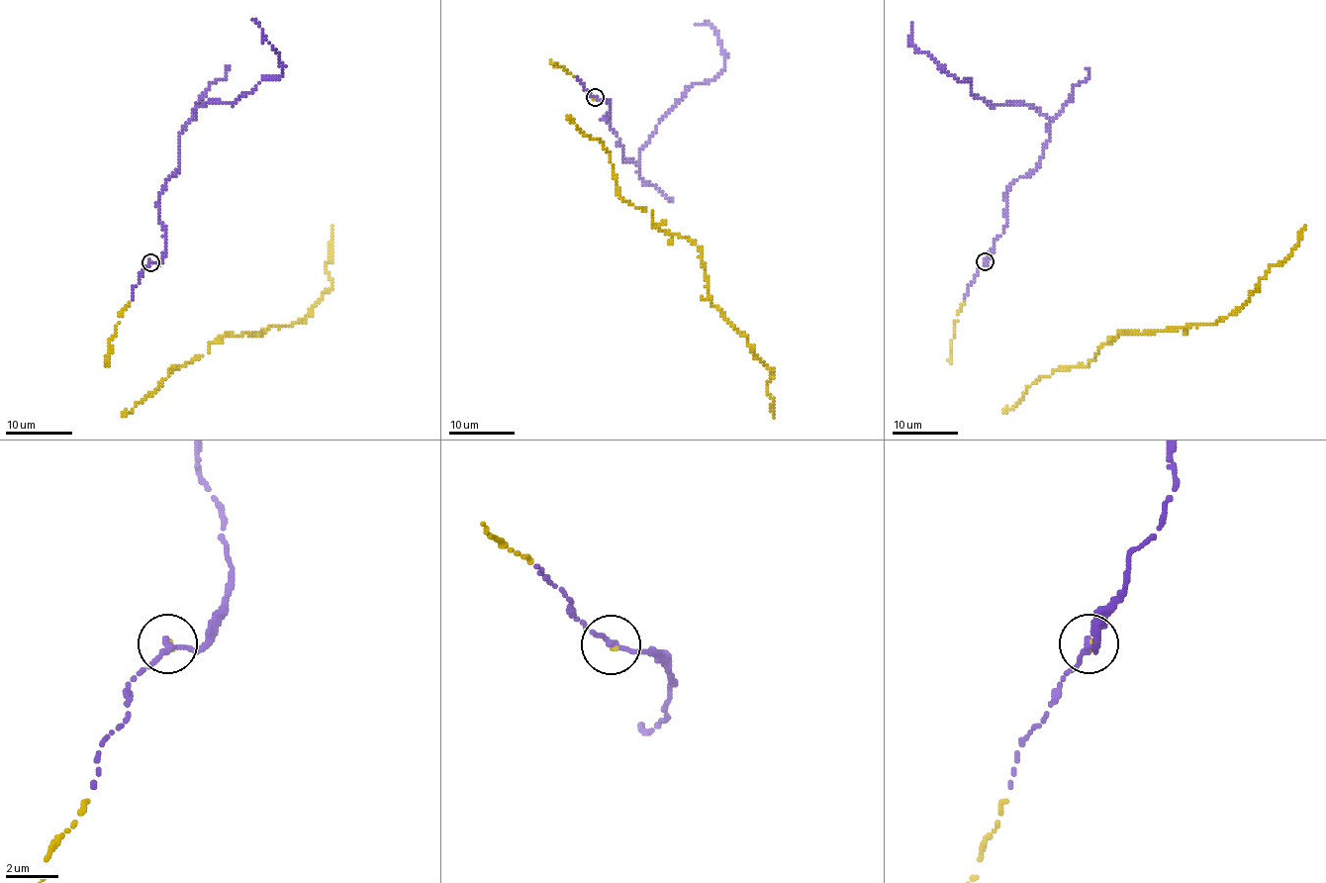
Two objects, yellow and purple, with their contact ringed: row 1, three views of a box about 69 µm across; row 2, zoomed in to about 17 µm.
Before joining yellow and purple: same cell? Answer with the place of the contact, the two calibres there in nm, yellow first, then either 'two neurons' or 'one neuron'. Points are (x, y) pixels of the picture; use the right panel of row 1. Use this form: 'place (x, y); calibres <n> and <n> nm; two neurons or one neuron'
place (985, 261); calibres 140 and 240 nm; one neuron

